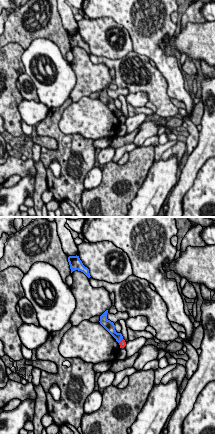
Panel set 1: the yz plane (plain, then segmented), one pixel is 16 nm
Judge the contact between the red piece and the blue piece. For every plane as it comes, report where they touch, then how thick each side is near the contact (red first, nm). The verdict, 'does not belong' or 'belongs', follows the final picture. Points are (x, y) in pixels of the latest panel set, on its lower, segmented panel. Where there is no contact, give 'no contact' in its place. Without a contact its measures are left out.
contact (121, 340); calibres 120 and 130 nm

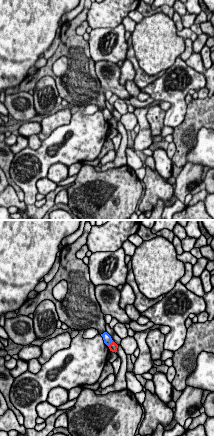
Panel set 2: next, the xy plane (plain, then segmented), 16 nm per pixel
contact (111, 343); calibres 140 and 130 nm

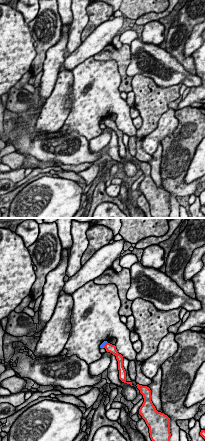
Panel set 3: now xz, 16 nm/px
contact (105, 345); calibres 130 and 70 nm

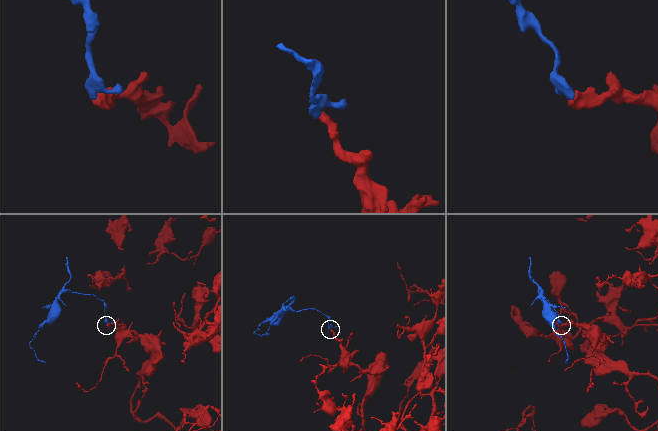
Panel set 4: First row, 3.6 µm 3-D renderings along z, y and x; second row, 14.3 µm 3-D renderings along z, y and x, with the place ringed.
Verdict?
does not belong

